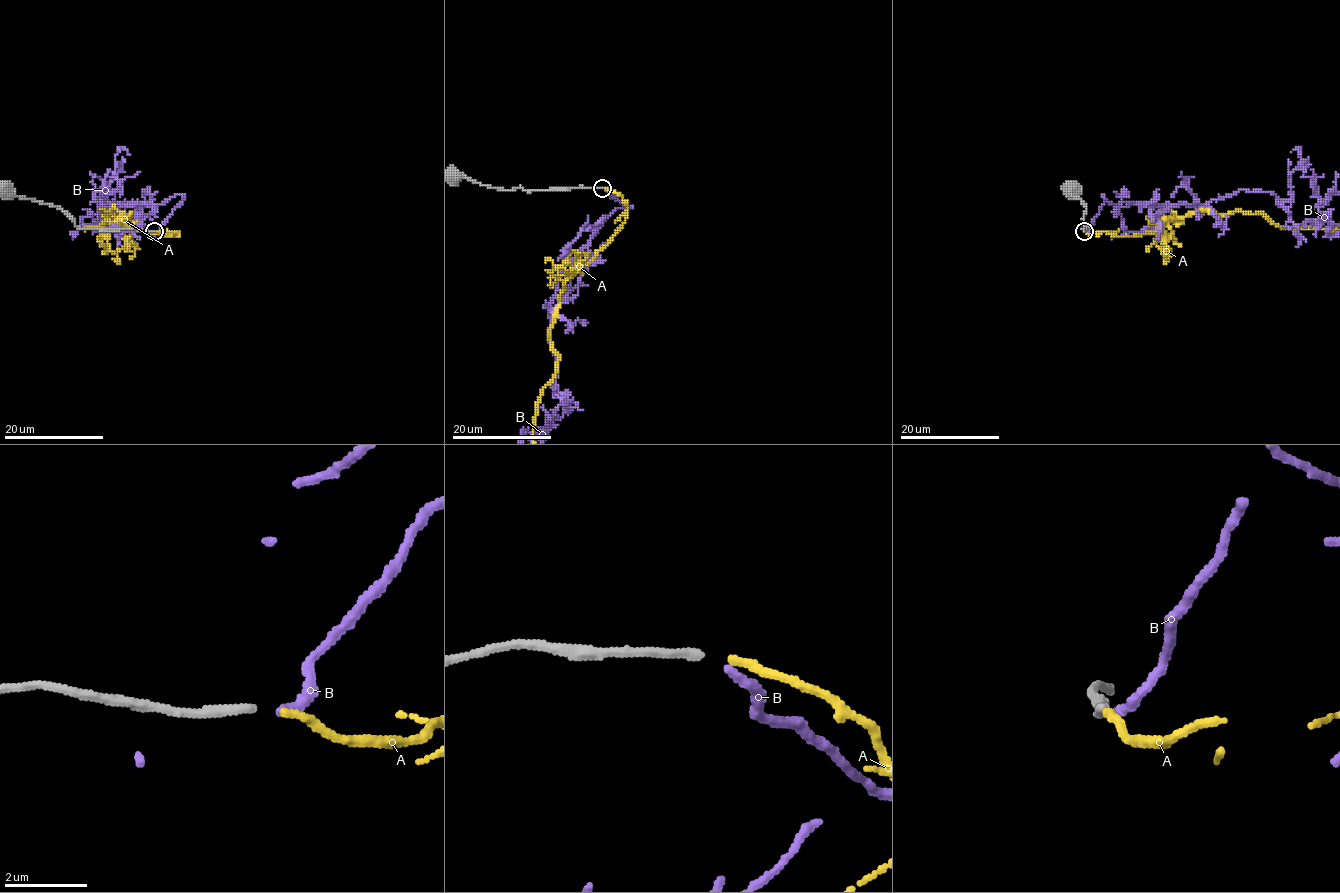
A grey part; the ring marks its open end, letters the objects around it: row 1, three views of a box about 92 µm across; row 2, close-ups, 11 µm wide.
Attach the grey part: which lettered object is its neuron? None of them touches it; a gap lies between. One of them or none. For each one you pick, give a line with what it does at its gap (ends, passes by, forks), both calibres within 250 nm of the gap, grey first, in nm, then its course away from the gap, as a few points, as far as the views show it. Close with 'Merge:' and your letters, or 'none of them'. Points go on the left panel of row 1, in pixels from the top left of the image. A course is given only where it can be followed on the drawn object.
A: it ends | 240/200 nm
Merge: A

